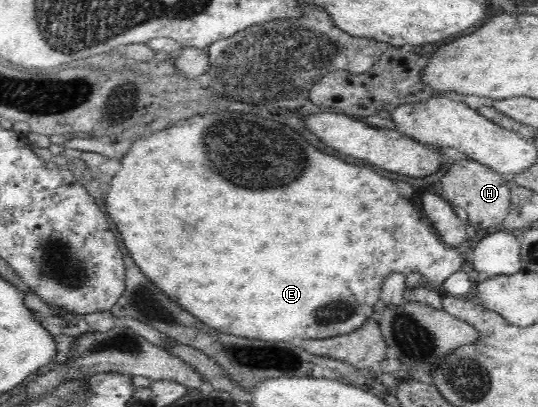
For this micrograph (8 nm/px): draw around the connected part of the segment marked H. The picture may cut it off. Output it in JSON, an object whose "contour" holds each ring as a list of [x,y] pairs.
{"contour":[[[457,159],[444,169],[440,179],[440,194],[458,210],[464,211],[469,217],[469,225],[475,230],[497,227],[507,218],[511,207],[510,183],[513,180],[509,175],[493,171],[490,167],[478,161]]]}

